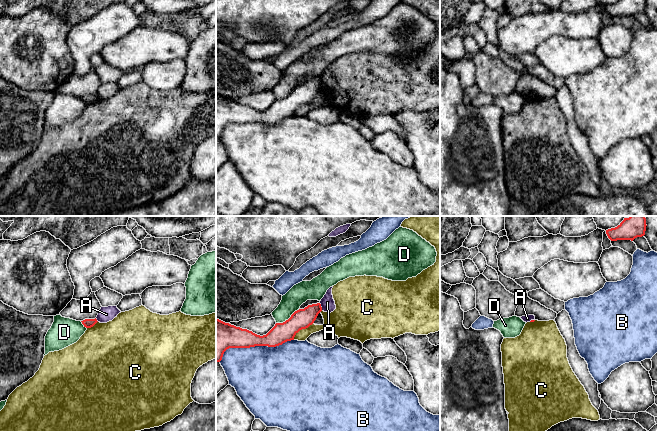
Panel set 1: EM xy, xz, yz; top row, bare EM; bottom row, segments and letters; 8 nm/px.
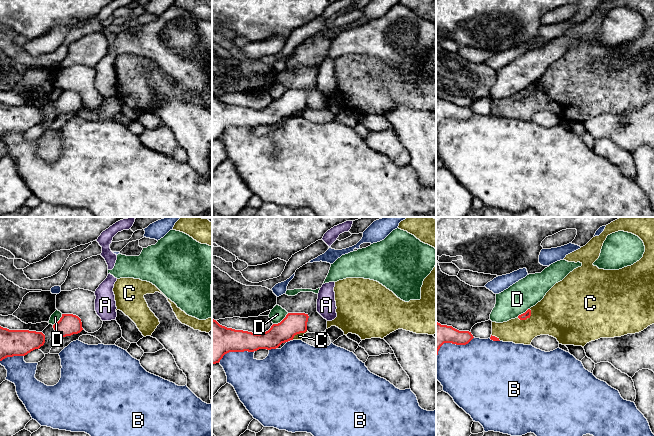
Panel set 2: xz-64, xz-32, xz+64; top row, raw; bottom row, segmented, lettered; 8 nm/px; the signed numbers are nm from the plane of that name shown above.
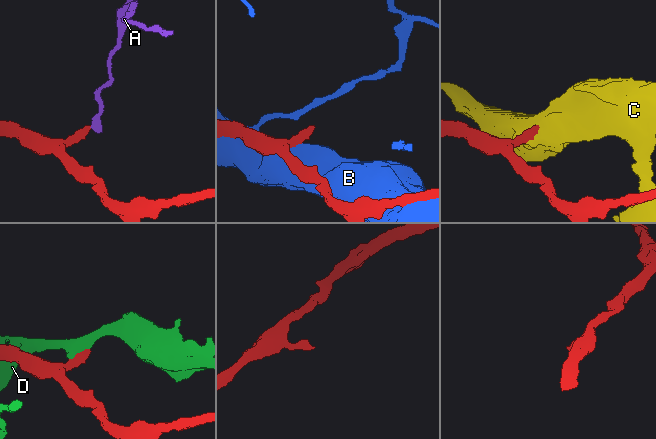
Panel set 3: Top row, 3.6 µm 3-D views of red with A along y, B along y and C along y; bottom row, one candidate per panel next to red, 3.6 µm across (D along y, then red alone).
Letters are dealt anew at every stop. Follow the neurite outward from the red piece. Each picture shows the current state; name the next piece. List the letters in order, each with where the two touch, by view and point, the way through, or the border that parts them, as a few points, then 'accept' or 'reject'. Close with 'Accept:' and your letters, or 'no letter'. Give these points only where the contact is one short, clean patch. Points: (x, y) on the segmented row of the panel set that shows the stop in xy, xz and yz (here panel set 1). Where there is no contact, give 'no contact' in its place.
A: meets red in xz at (321, 307); border along xz (319, 303), (322, 310); reject
B: meets red in xz at (254, 346); reject
C: meets red in xz at (302, 328); border along xz (313, 322), (307, 327), (302, 328), (293, 339); reject
D: meets red in xz at (288, 319); reject
Accept: no letter

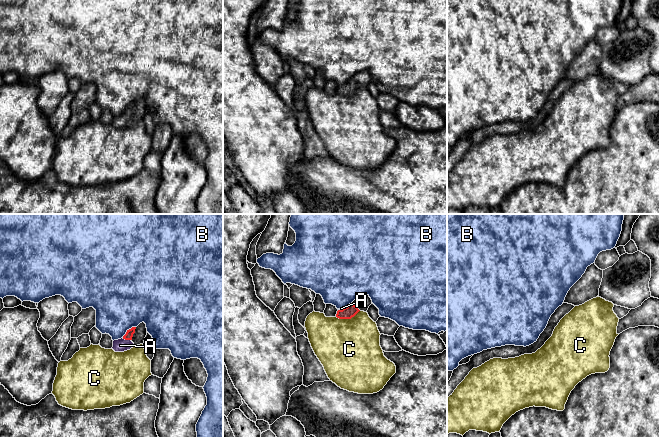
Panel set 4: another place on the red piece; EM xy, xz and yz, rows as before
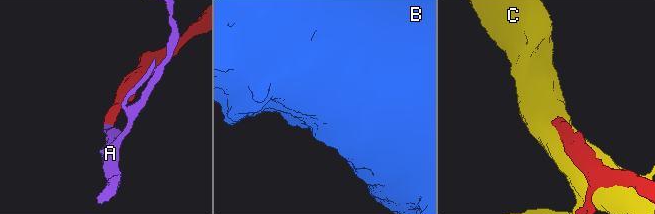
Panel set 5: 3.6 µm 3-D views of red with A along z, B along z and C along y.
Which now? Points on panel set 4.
A: meets red in xy at (126, 339); runs through xy (129, 334), (126, 339), (120, 345); accept
B: meets red in xy at (128, 330); reject
C: meets red in xz at (347, 318); reject
Accept: A

